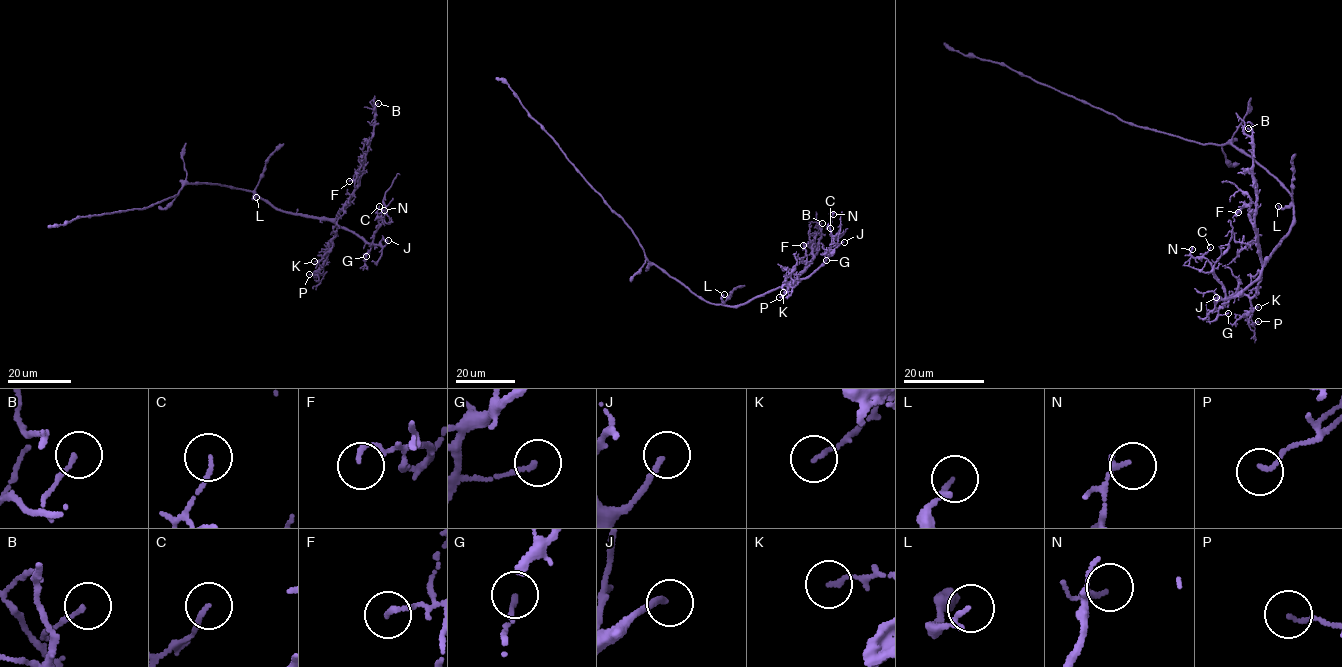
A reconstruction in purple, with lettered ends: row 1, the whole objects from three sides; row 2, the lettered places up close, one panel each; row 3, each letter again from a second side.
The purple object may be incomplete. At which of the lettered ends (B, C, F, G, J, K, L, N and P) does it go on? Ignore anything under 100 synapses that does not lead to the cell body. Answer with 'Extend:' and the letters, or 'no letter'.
Extend: J

